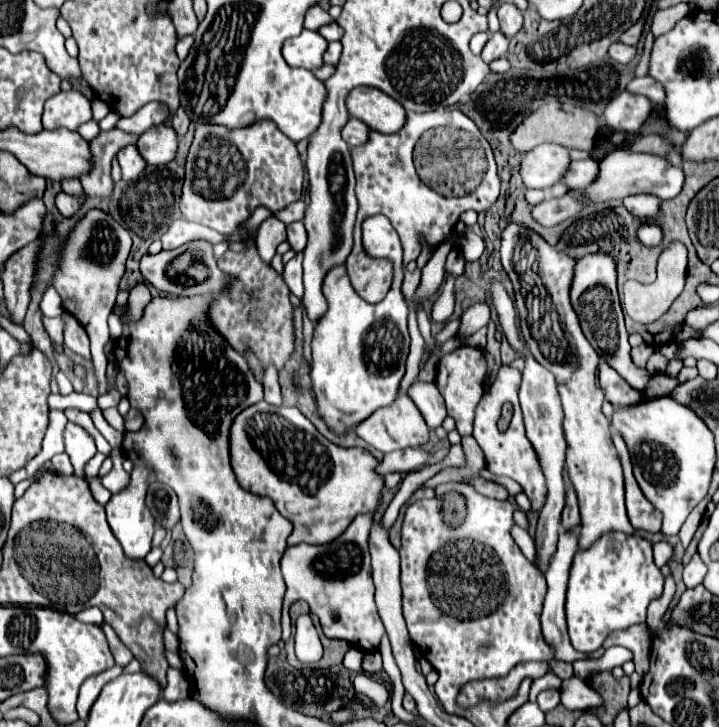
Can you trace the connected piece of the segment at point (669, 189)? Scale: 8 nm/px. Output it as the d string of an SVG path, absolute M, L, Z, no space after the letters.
M615 149L603 161L599 161L597 181L581 191L593 203L623 199L627 195L637 195L637 193L653 193L659 199L673 199L681 193L683 183L685 183L683 169L671 165L665 157L651 155L651 153L639 153L633 149Z

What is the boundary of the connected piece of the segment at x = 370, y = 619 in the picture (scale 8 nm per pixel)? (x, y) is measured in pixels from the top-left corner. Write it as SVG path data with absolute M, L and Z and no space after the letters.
M373 513L357 515L347 531L327 545L307 545L299 543L295 547L287 547L281 557L281 571L287 585L283 599L283 641L292 634L290 607L293 601L307 601L311 613L315 613L321 621L323 633L331 639L345 639L351 645L375 651L385 633L381 617L377 613L373 601L373 579L369 577L371 559L369 559L369 529L371 529Z

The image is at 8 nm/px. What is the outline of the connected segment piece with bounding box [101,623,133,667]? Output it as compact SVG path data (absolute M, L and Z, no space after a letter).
M103 623L101 627L103 627L105 635L107 635L107 641L109 641L109 647L111 647L111 653L113 653L115 663L117 663L119 667L127 667L127 665L133 661L131 651L129 651L129 649L127 649L127 647L121 643L121 639L117 637L117 633L113 631L113 627L111 627L111 625Z

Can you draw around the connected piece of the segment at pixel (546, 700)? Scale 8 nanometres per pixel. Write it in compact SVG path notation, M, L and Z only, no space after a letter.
M549 689L549 691L539 693L537 703L539 703L539 707L541 707L543 711L551 711L551 709L555 709L555 707L559 705L559 691Z

